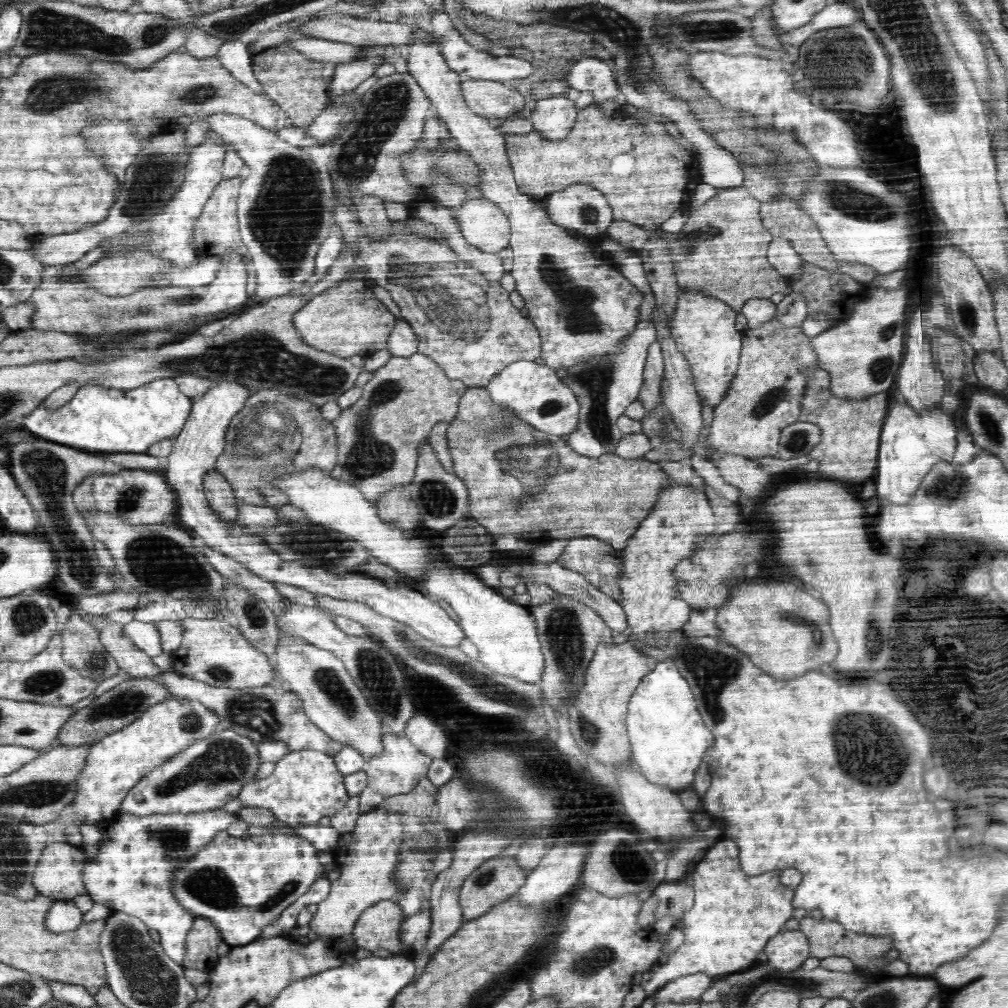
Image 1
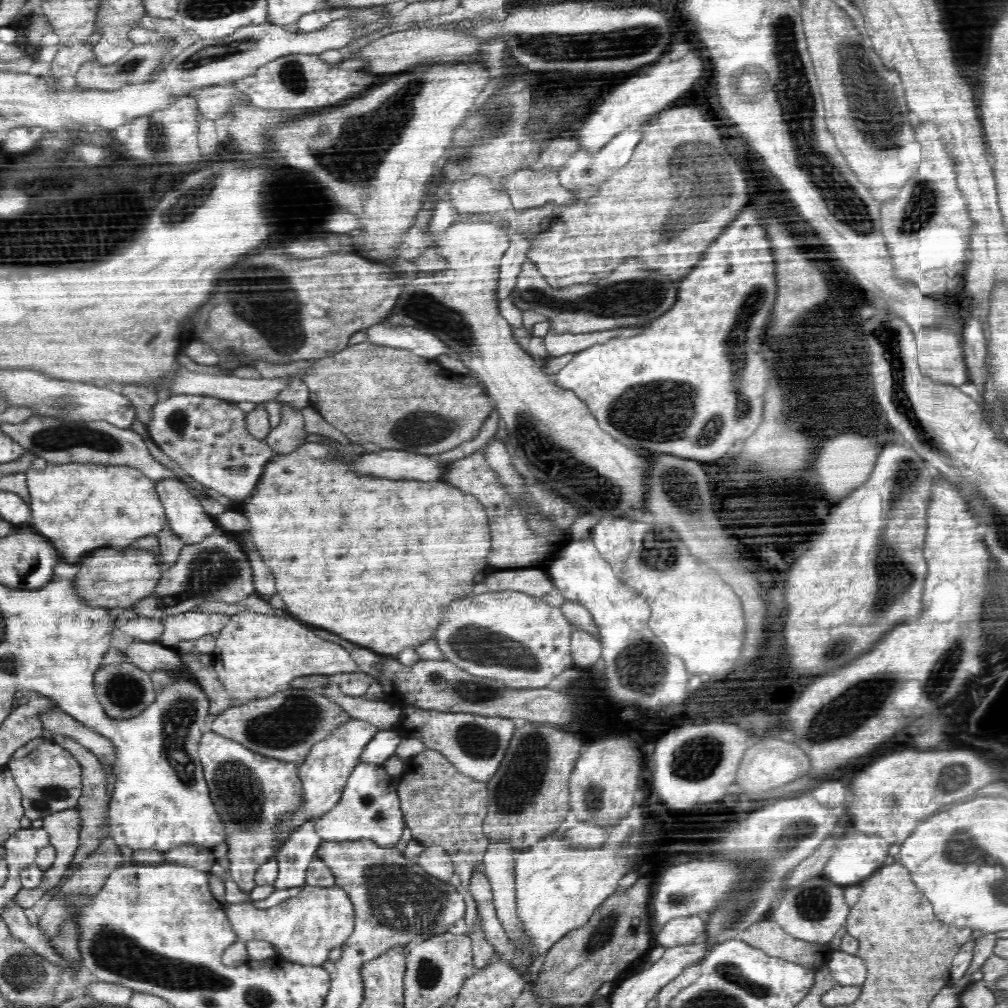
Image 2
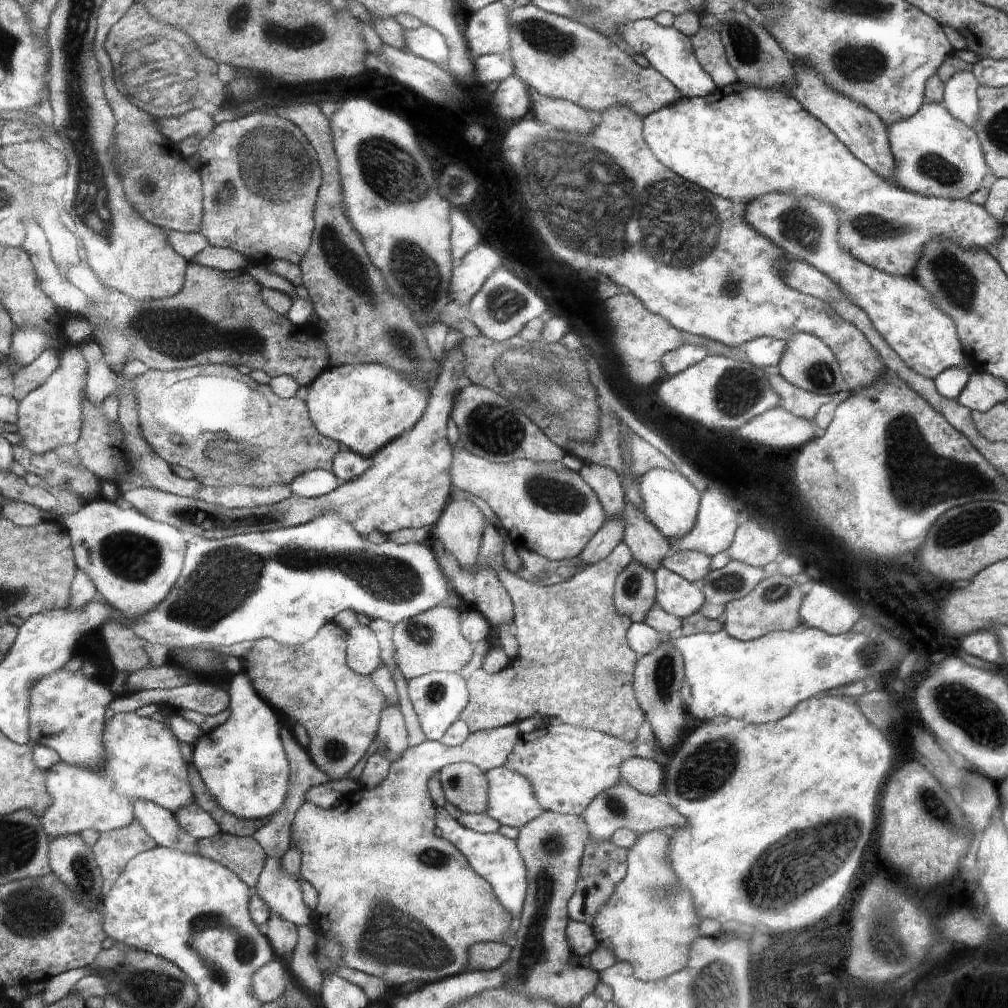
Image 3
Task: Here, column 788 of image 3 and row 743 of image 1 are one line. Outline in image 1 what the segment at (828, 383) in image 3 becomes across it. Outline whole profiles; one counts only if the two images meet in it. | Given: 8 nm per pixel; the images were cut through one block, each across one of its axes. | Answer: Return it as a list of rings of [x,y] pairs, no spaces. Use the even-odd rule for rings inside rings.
[[[285,633],[279,634],[272,658],[276,658],[272,662],[276,662],[276,670],[282,674],[281,678],[290,682],[290,690],[294,690],[304,702],[303,709],[310,722],[321,728],[332,740],[355,748],[366,761],[382,752],[382,723],[379,722],[374,709],[368,705],[364,693],[355,684],[353,676],[346,670],[343,660],[334,656],[333,652],[308,644],[301,636],[287,636]]]

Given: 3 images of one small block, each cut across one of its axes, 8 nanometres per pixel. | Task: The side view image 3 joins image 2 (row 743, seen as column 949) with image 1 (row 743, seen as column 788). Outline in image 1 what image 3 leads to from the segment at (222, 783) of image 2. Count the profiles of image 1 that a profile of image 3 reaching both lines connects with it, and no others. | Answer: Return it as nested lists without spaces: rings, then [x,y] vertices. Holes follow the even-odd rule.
[[[170,696],[166,700],[154,704],[152,708],[148,708],[132,724],[126,725],[126,728],[102,737],[98,742],[90,745],[90,752],[87,753],[82,772],[78,774],[78,780],[75,781],[74,800],[70,805],[76,809],[77,820],[80,820],[82,824],[96,826],[102,820],[112,818],[120,811],[127,792],[134,788],[134,785],[144,778],[151,769],[160,766],[196,741],[208,738],[218,729],[219,718],[214,714],[214,710],[210,710],[196,699],[179,699]]]

